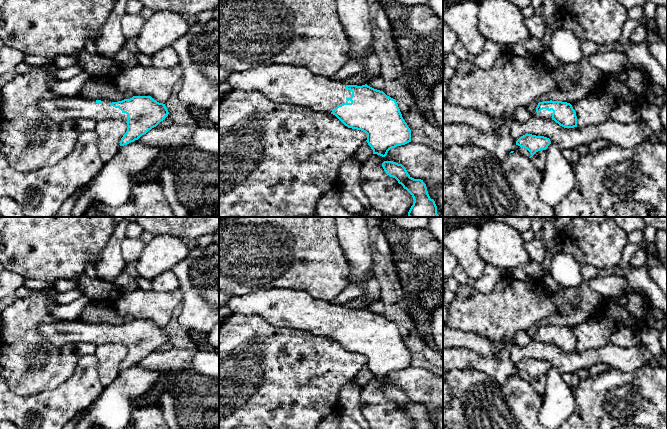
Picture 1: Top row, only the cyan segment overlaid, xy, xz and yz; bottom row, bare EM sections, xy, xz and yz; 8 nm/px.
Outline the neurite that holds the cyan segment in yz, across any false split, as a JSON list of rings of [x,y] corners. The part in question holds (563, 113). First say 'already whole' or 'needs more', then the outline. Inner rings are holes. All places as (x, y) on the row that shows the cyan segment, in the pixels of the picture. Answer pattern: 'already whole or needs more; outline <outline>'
needs more; outline [[[552,100],[539,102],[533,115],[543,120],[554,120],[564,128],[577,127],[576,112],[567,102]]]

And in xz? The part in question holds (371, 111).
needs more; outline [[[258,65],[246,71],[233,71],[225,82],[233,90],[258,91],[274,103],[298,105],[331,113],[348,128],[365,132],[366,141],[373,154],[382,157],[385,157],[390,149],[411,142],[411,130],[403,119],[396,100],[367,84],[346,85],[294,65]]]

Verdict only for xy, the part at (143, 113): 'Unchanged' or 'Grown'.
Grown

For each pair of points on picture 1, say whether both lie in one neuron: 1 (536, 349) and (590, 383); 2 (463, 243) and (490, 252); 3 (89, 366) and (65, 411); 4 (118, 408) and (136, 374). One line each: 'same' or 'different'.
1: different
2: different
3: same
4: same

